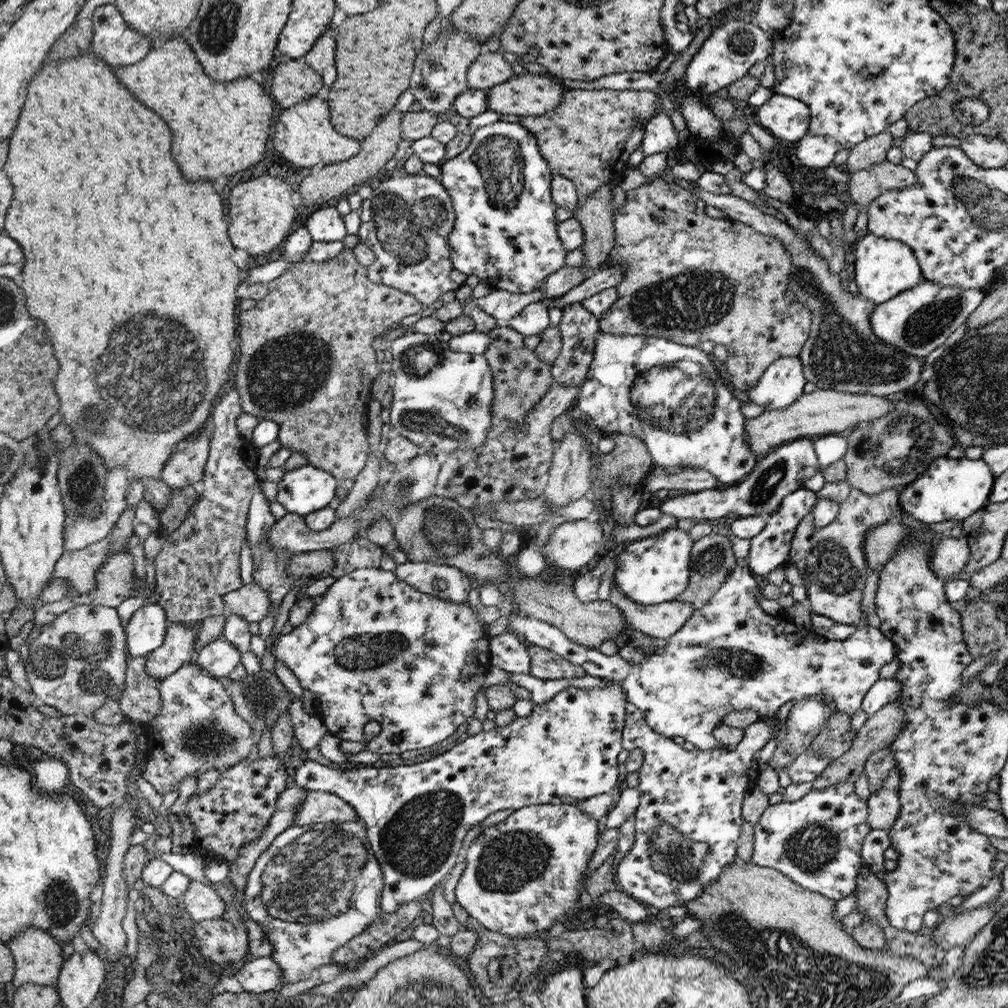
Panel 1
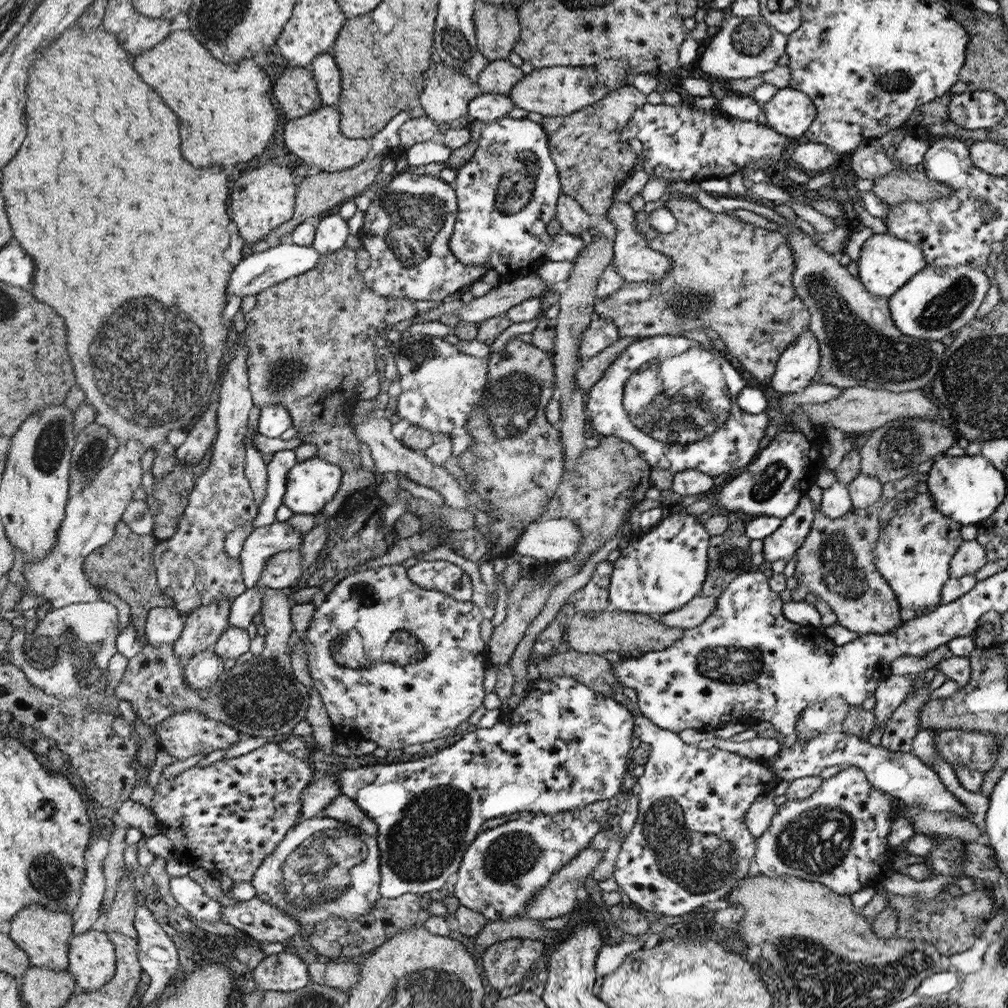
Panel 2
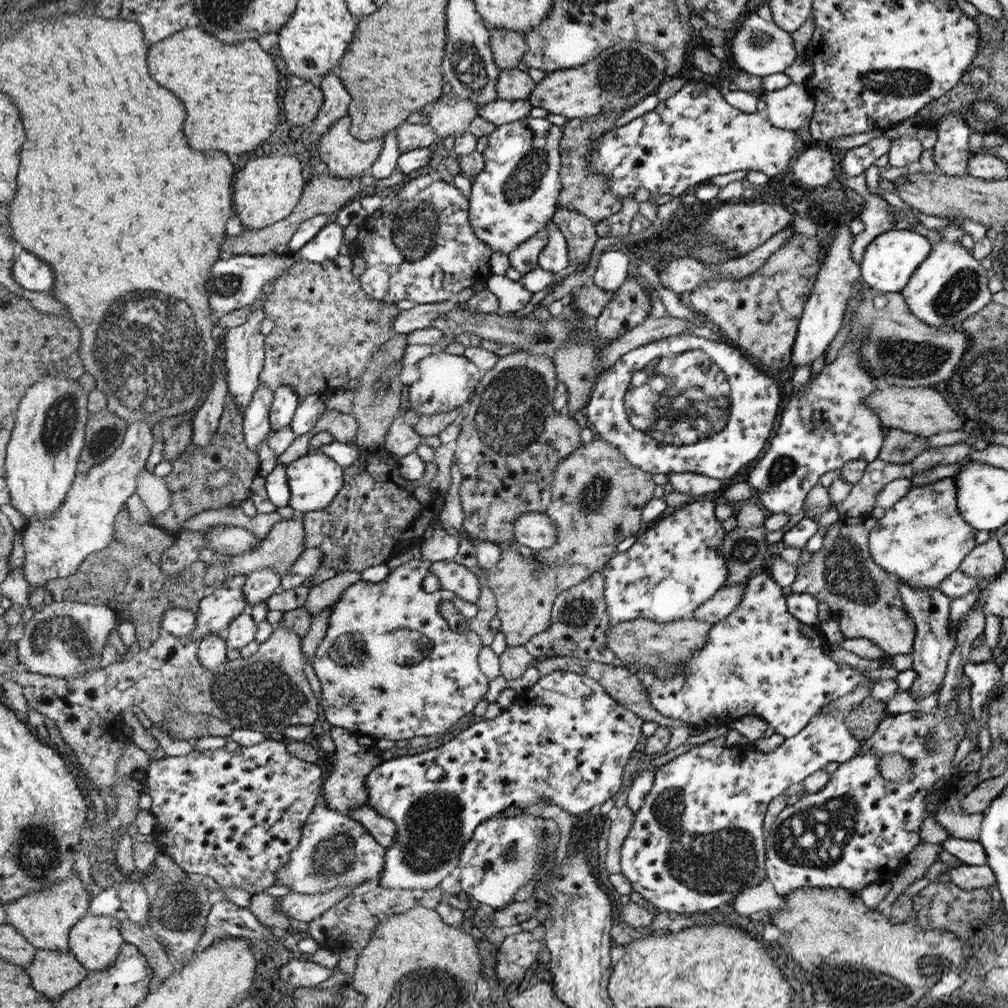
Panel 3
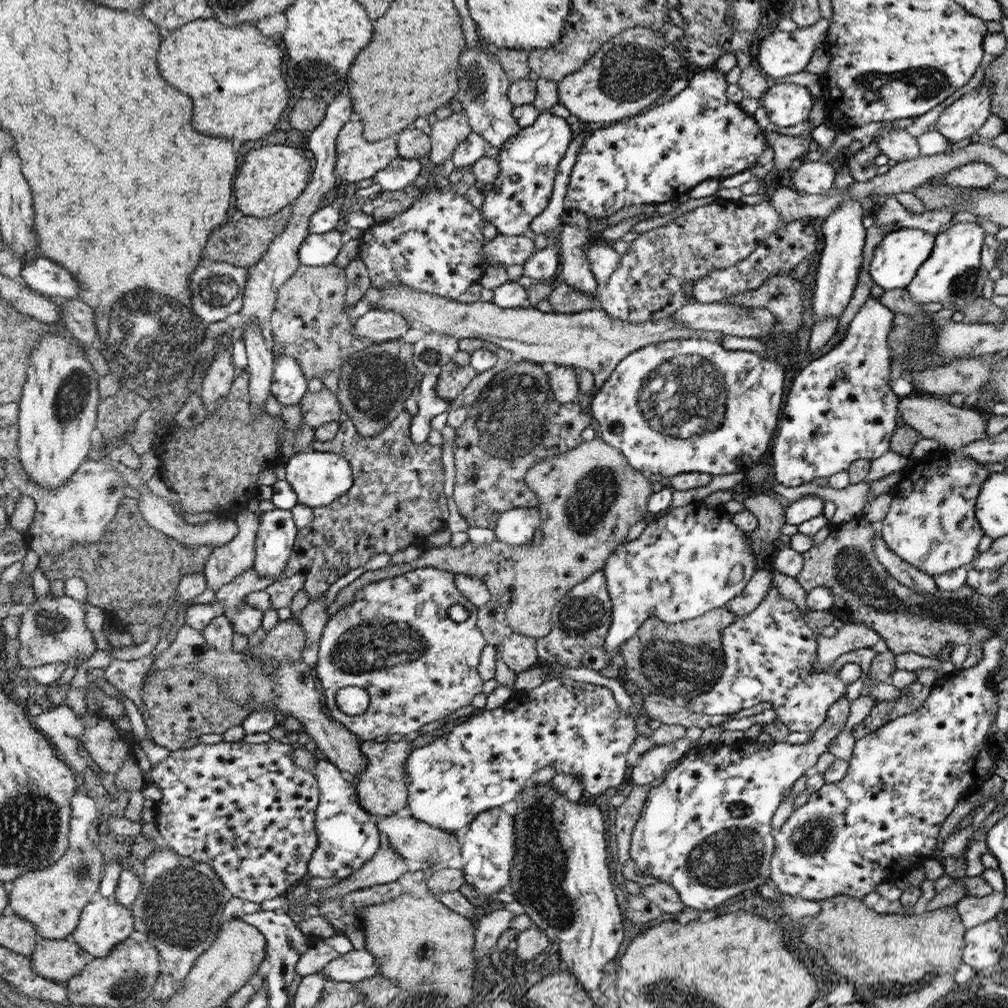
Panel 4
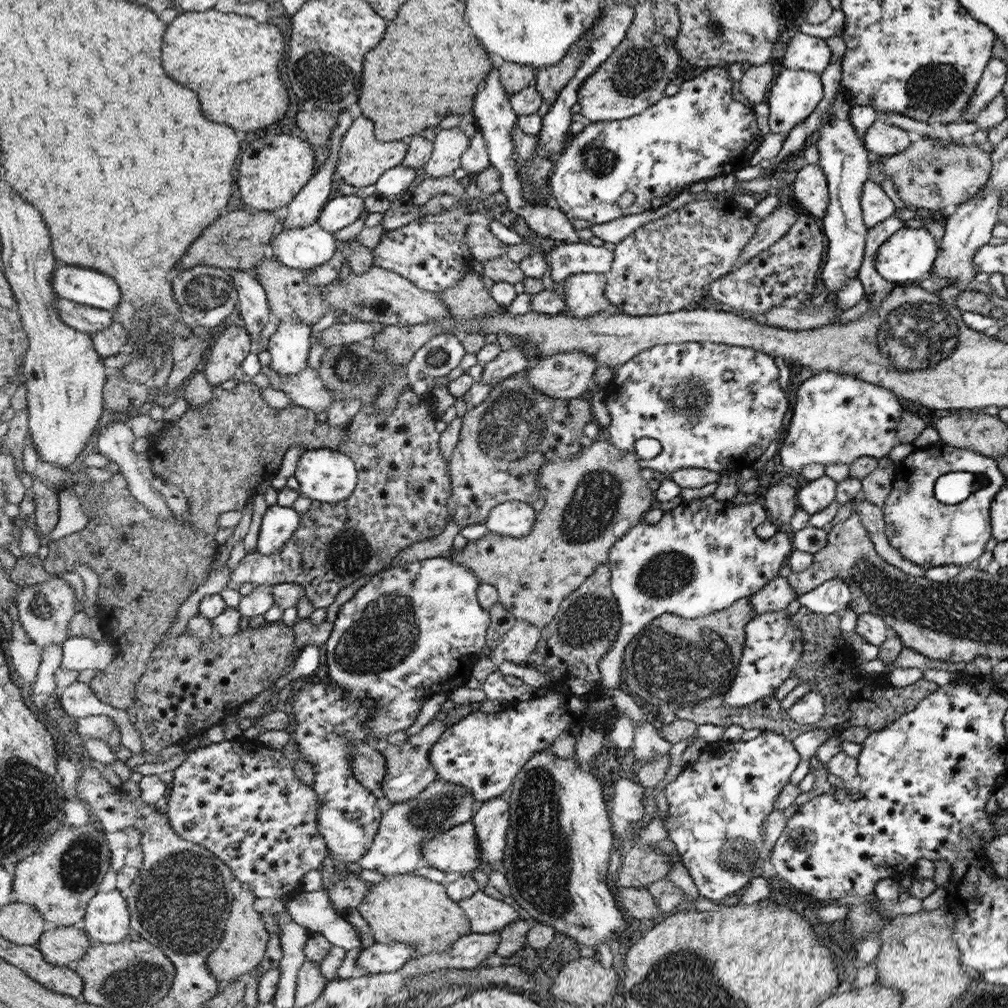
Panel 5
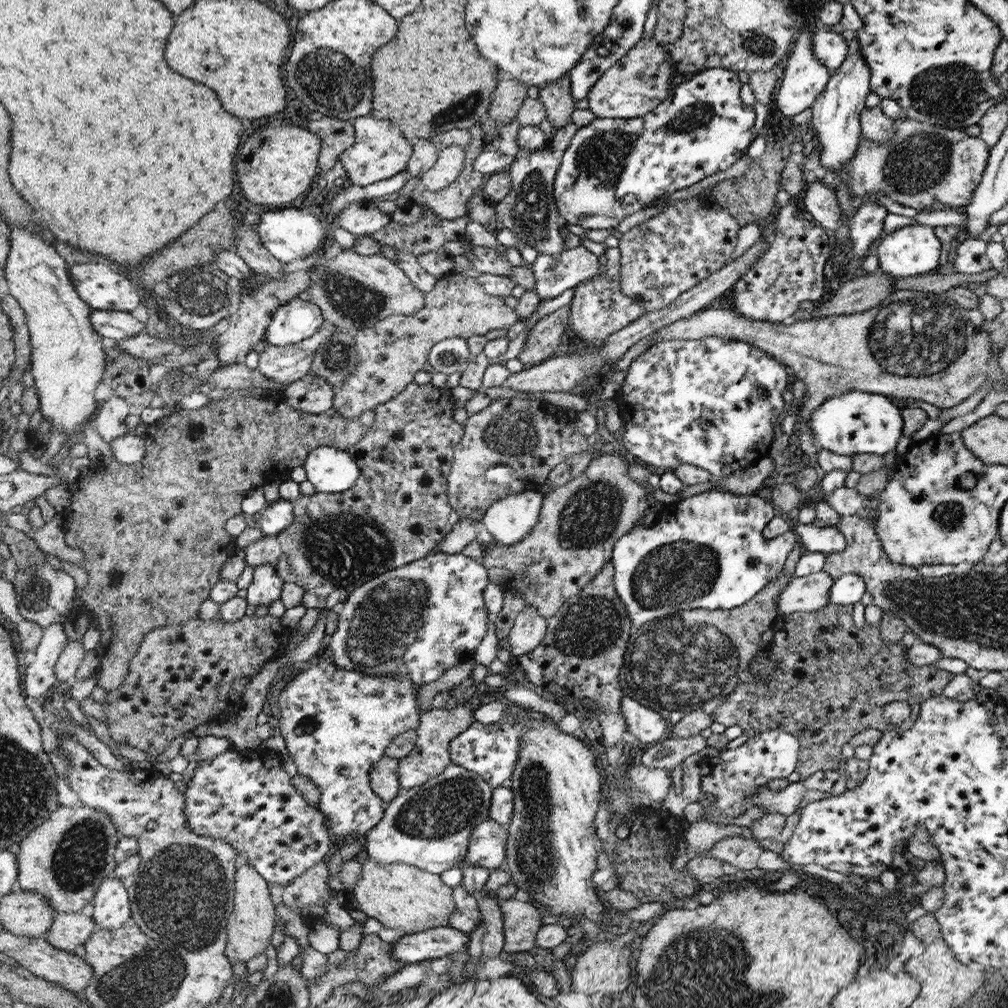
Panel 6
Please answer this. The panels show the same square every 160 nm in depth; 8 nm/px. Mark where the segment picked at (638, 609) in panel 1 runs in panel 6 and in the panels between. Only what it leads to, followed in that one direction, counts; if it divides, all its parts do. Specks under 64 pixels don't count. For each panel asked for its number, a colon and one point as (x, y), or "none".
2: (694, 613)
3: (723, 603)
4: (745, 603)
5: (776, 594)
6: (809, 593)

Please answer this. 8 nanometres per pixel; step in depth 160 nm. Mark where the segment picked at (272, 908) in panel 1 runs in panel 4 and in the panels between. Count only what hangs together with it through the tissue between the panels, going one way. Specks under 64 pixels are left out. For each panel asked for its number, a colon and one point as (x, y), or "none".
2: (324, 866)
3: (336, 850)
4: (348, 836)

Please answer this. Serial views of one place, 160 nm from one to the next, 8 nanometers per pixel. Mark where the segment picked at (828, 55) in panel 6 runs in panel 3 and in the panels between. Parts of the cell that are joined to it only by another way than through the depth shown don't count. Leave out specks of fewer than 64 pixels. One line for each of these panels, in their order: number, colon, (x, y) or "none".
3: (759, 48)
4: (783, 53)
5: (804, 53)

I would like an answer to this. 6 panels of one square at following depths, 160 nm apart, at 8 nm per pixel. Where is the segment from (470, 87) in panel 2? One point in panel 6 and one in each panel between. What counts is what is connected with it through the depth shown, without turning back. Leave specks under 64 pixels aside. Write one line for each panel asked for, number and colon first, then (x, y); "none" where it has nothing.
3: (449, 115)
4: (446, 134)
5: (450, 144)
6: (449, 165)

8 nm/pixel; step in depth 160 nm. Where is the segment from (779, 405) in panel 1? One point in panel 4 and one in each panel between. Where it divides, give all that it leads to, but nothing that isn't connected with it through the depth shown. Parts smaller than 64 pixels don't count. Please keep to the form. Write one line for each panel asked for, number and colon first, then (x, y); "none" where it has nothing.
2: (795, 369)
3: (824, 314)
4: (840, 261)

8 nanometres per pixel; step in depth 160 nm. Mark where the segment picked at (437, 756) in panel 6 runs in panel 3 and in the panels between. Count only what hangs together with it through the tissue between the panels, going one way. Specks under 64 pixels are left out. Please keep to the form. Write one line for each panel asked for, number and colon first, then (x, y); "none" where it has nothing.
3: (345, 788)
4: (383, 786)
5: (409, 770)

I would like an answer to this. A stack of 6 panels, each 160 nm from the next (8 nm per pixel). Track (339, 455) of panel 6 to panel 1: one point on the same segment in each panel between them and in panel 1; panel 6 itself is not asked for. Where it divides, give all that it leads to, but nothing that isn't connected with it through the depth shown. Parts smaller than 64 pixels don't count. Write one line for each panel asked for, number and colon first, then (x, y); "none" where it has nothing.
1: (307, 489)
2: (311, 484)
3: (315, 480)
4: (320, 478)
5: (326, 475)

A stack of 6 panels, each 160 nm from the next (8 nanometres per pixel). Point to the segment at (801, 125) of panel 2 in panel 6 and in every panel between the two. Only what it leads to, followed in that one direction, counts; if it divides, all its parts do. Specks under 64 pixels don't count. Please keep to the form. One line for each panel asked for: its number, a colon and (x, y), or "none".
3: (791, 108)
4: (787, 104)
5: (795, 94)
6: (805, 77)

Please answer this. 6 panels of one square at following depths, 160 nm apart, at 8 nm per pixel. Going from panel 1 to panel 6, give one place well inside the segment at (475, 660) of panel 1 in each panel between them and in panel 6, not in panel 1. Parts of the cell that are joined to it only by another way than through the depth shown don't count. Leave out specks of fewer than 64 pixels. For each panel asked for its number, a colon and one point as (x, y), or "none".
2: (395, 663)
3: (390, 666)
4: (395, 640)
5: (414, 630)
6: (419, 620)

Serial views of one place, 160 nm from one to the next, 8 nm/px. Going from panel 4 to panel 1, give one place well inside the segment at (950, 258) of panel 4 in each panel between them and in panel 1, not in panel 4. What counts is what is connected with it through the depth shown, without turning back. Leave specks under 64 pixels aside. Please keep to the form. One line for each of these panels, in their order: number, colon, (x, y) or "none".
1: (917, 321)
2: (937, 301)
3: (950, 285)

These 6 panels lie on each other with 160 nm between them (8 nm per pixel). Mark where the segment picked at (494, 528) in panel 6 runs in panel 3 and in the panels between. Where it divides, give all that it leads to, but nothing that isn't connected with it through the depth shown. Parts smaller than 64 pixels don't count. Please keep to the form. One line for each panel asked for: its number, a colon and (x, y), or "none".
3: (535, 530)
4: (515, 527)
5: (516, 519)

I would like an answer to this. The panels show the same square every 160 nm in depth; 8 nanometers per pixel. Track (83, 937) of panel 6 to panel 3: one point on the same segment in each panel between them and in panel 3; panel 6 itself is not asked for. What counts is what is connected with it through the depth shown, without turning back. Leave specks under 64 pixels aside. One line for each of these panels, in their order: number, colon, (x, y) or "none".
3: (55, 974)
4: (60, 960)
5: (64, 946)

